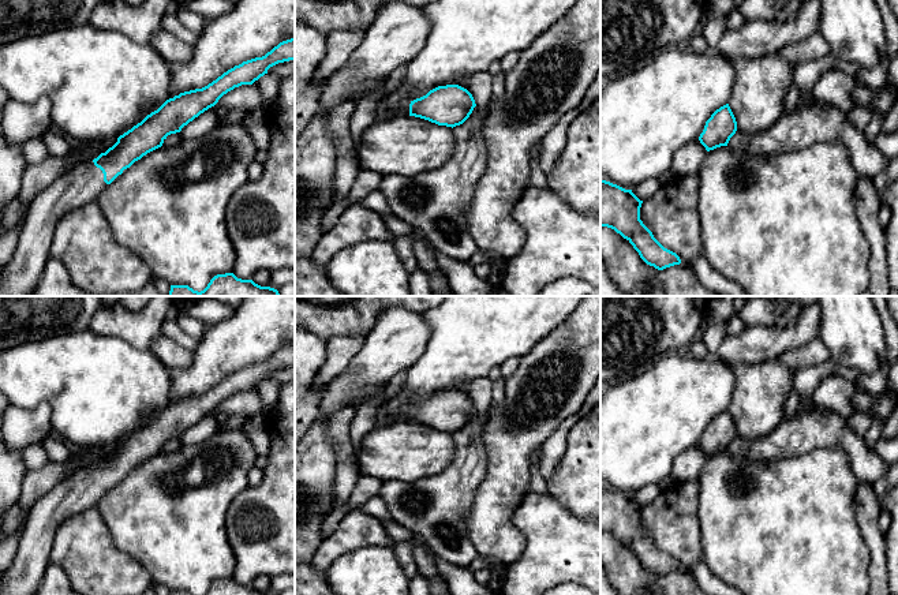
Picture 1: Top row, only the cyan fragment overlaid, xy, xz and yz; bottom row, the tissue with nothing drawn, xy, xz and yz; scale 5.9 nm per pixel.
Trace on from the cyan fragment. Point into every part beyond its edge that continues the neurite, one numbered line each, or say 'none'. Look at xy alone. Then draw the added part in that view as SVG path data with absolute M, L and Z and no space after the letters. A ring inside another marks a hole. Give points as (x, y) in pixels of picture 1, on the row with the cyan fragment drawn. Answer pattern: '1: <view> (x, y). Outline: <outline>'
1: xy (18, 277). Outline: M93 160L60 175L33 201L16 248L0 269L0 296L30 296L50 258L56 224L71 210L91 202L106 187Z

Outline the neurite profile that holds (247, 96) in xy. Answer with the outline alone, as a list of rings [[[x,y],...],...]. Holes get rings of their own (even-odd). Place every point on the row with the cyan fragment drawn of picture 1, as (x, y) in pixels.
[[[242,85],[224,94],[213,109],[222,106],[227,109],[255,109],[262,106],[262,97],[258,87],[252,85]]]

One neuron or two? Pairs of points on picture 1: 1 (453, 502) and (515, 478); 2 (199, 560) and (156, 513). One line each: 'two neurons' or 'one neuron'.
1: two neurons
2: one neuron

